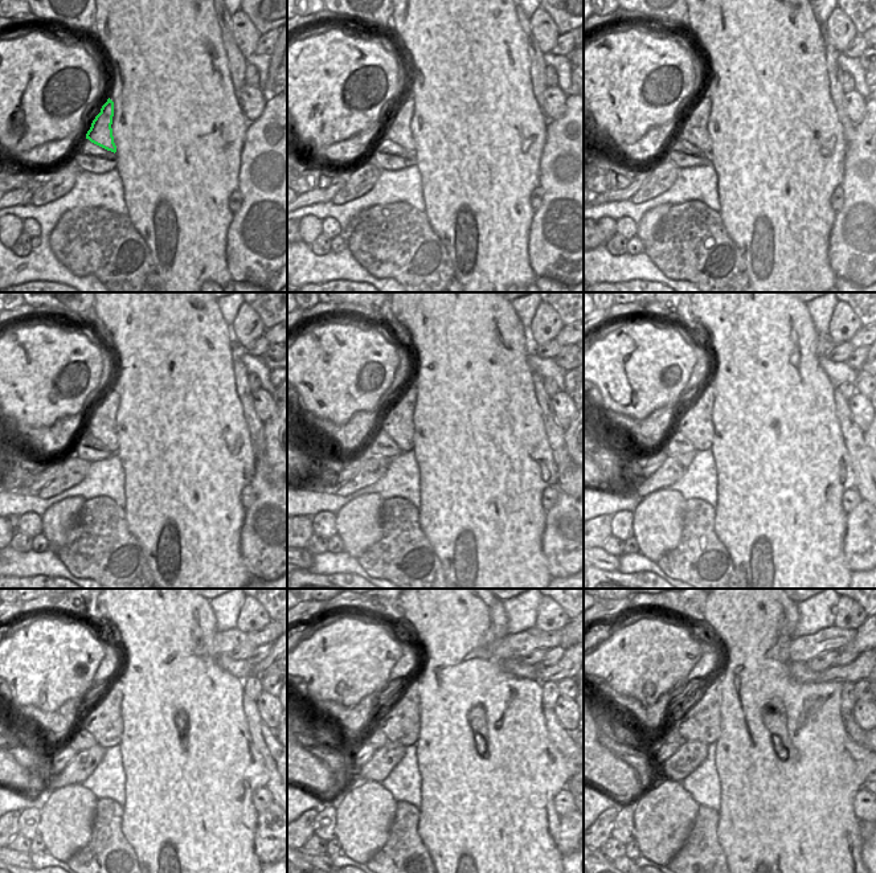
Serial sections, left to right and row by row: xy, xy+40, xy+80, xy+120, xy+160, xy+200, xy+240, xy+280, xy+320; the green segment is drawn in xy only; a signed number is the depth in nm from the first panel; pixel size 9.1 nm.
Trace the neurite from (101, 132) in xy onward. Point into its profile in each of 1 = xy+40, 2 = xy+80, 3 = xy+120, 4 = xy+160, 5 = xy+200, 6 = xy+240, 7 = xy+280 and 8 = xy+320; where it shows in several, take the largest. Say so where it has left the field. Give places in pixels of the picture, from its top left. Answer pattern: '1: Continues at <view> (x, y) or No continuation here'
1: Continues at xy+40 (397, 130)
2: Continues at xy+80 (694, 128)
3: Continues at xy+120 (101, 423)
4: Continues at xy+160 (397, 422)
5: Continues at xy+200 (698, 427)
6: Continues at xy+240 (106, 726)
7: Continues at xy+280 (401, 726)
8: Continues at xy+320 (707, 730).

